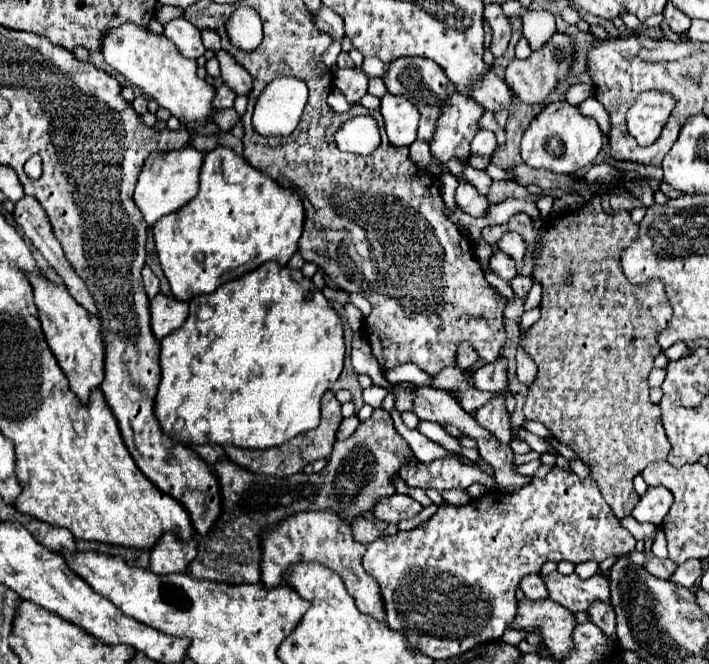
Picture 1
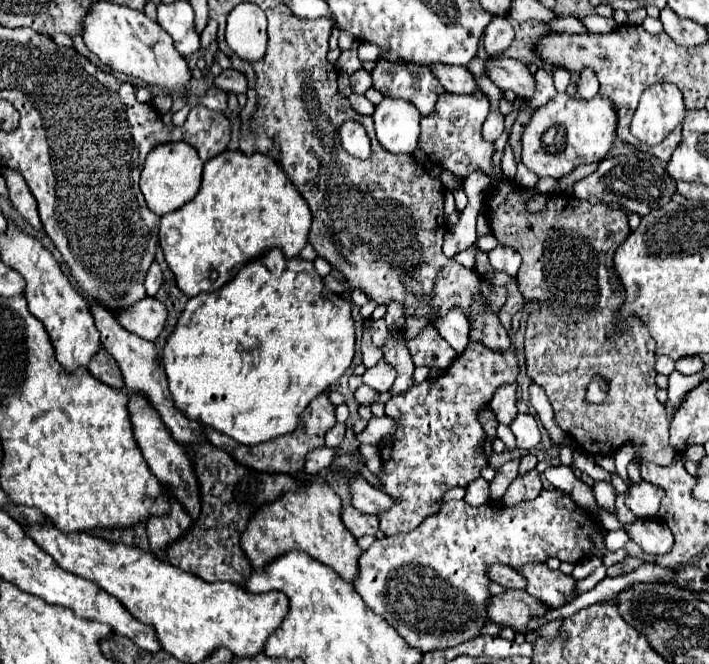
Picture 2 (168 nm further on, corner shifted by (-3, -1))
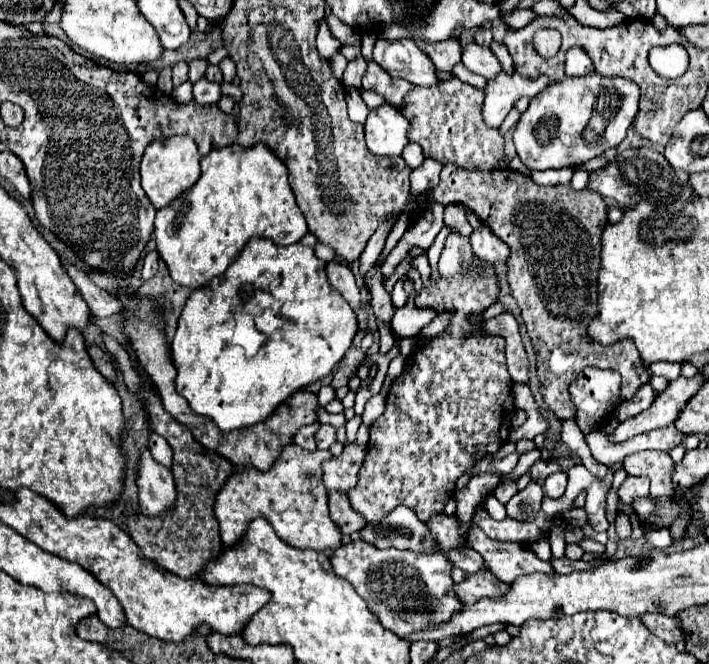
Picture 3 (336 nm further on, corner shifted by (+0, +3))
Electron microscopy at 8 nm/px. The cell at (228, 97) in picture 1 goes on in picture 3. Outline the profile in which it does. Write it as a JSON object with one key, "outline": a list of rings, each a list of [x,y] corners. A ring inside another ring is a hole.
{"outline":[[[202,77],[194,83],[194,101],[196,103],[212,105],[212,103],[218,103],[218,99],[220,99],[220,85],[218,83],[208,81],[206,77]]]}

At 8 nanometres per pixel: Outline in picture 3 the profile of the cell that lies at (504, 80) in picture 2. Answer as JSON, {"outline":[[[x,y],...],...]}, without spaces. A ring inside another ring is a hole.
{"outline":[[[470,43],[470,45],[464,47],[462,65],[466,69],[470,69],[472,73],[482,75],[486,79],[496,77],[496,73],[500,73],[500,69],[502,69],[502,65],[496,59],[496,55],[488,47],[480,47],[476,43]]]}

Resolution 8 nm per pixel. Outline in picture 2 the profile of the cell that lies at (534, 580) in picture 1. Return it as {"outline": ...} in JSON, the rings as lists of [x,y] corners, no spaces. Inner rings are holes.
{"outline":[[[493,565],[493,567],[487,571],[487,575],[489,575],[495,583],[499,583],[499,585],[503,585],[503,587],[507,587],[507,589],[525,589],[525,587],[527,587],[527,579],[525,579],[521,573],[517,573],[515,569],[507,567],[507,565]]]}

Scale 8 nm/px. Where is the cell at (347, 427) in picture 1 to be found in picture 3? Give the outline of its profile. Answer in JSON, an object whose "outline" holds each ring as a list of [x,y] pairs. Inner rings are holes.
{"outline":[[[322,425],[314,437],[316,437],[318,449],[328,449],[336,441],[336,429],[332,425]]]}

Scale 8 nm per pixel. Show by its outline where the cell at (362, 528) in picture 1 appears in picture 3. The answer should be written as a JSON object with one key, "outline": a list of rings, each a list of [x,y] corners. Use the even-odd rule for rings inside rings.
{"outline":[[[328,491],[328,505],[330,505],[330,517],[340,527],[342,535],[352,535],[366,525],[364,517],[360,517],[360,513],[352,509],[348,495]]]}

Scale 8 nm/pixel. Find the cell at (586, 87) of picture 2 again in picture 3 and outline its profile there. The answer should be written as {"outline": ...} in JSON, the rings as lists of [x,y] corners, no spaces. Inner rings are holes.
{"outline":[[[572,47],[566,53],[566,75],[570,77],[584,77],[590,75],[594,71],[592,59],[588,57],[588,53],[584,53],[584,49],[580,47]]]}

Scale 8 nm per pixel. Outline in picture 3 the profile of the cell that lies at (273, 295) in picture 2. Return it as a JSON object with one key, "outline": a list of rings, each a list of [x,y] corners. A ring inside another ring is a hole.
{"outline":[[[254,237],[222,275],[214,277],[208,285],[192,291],[188,297],[172,341],[172,359],[178,369],[176,391],[188,401],[194,413],[210,417],[220,427],[220,431],[250,427],[262,423],[280,405],[280,401],[284,401],[296,389],[324,379],[350,349],[356,331],[358,321],[352,307],[330,285],[326,263],[314,255],[312,247],[306,247],[302,243],[278,247],[270,239]],[[266,307],[282,313],[284,325],[266,337],[254,357],[246,357],[244,347],[234,343],[234,311],[240,309],[248,315],[260,315]]]}

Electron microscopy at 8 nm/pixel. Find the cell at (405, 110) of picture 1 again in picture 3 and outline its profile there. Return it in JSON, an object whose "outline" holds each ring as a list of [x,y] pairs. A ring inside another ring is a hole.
{"outline":[[[384,103],[372,109],[366,123],[366,145],[374,155],[400,155],[408,143],[408,121],[402,111]]]}

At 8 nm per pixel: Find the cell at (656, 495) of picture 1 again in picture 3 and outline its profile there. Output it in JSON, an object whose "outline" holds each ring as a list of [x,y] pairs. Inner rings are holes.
{"outline":[[[628,475],[626,481],[624,481],[624,483],[620,485],[620,489],[618,489],[620,501],[630,505],[634,499],[646,497],[646,495],[648,495],[648,487],[650,487],[648,477],[634,477],[634,475]]]}

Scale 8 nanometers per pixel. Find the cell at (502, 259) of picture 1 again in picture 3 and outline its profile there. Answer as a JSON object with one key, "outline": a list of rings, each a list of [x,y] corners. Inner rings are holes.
{"outline":[[[486,225],[472,231],[470,245],[472,245],[474,255],[478,255],[480,259],[488,263],[498,263],[498,261],[506,263],[510,255],[510,247],[502,239],[498,239]]]}

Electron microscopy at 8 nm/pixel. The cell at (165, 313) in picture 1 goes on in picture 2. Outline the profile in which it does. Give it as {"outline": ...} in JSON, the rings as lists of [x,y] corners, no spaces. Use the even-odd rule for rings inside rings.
{"outline":[[[145,297],[143,301],[139,301],[127,309],[119,309],[119,313],[115,313],[115,317],[127,331],[131,331],[147,341],[155,341],[161,335],[161,331],[165,329],[167,307],[155,297]]]}

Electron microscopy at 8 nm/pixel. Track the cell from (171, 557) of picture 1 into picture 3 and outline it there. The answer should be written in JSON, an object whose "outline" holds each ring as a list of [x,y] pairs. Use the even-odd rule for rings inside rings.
{"outline":[[[148,449],[140,453],[136,485],[138,485],[138,501],[142,513],[158,515],[166,509],[172,509],[172,503],[176,499],[174,477],[168,467],[160,465],[150,455]]]}

